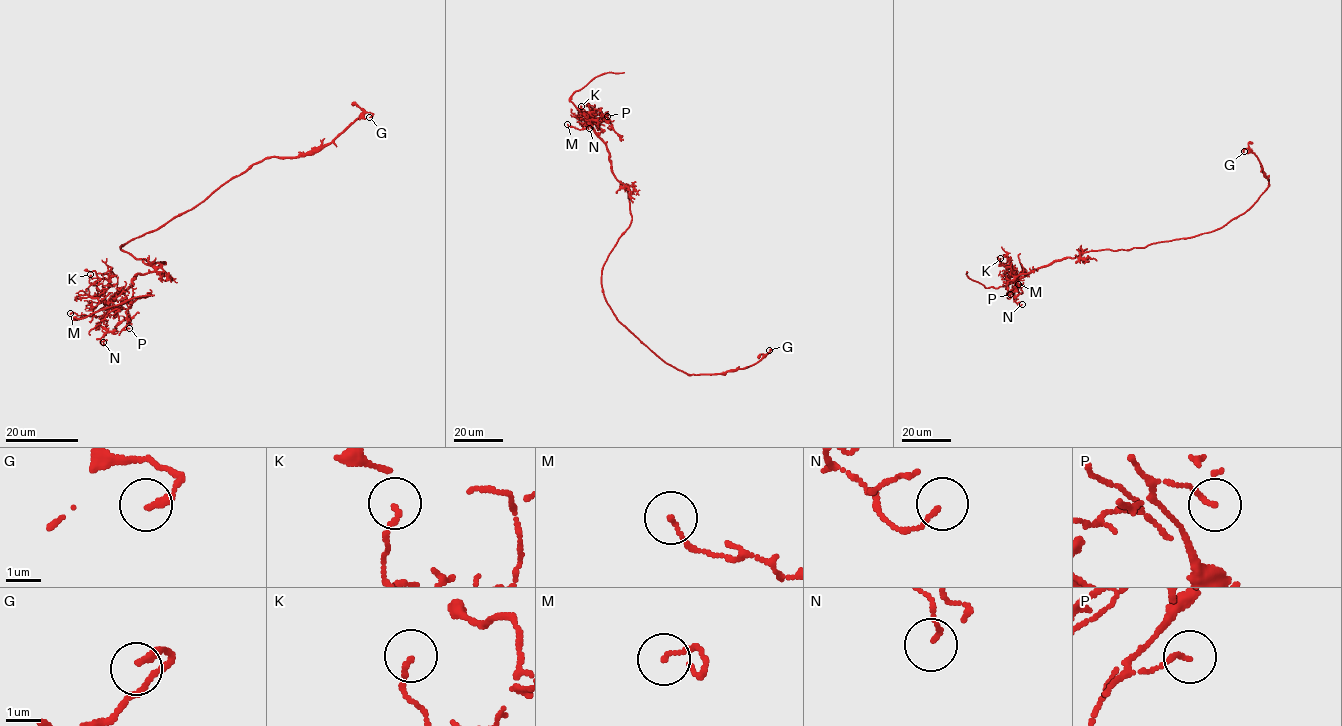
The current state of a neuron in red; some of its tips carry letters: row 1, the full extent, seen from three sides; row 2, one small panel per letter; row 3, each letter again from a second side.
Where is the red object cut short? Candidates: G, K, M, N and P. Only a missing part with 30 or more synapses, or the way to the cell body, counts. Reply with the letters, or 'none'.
none

